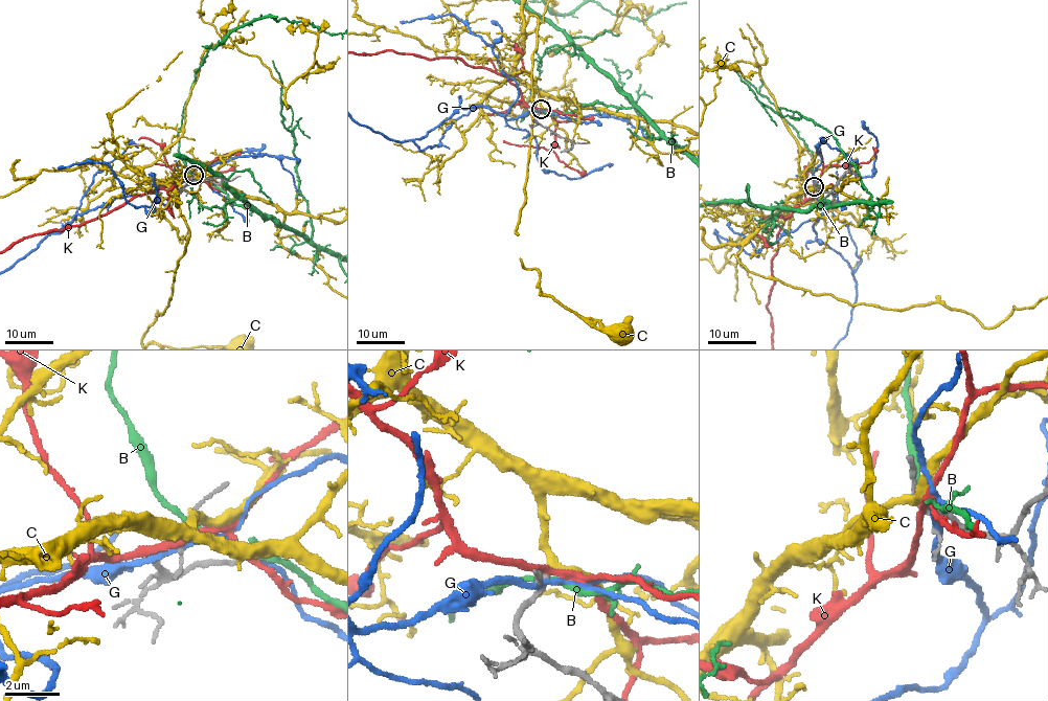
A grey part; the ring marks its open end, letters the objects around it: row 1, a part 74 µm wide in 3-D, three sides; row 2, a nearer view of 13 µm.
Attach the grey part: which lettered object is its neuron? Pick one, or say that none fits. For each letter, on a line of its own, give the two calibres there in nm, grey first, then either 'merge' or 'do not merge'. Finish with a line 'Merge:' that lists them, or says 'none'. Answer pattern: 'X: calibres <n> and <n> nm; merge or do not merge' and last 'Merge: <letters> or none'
B: calibres 160 and 180 nm; do not merge
C: calibres 150 and 320 nm; merge
G: calibres 180 and 180 nm; do not merge
K: calibres 150 and 240 nm; do not merge
Merge: C

